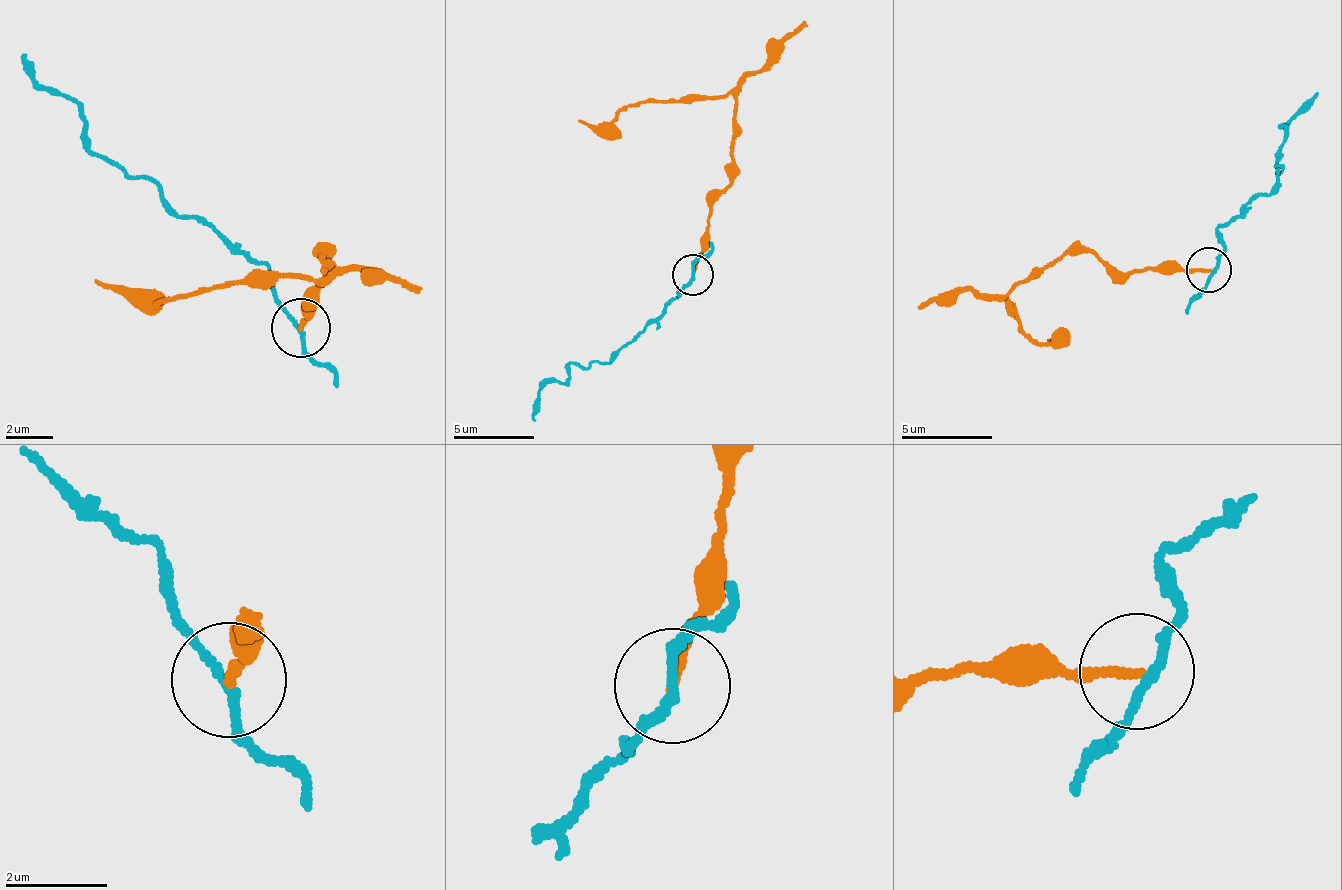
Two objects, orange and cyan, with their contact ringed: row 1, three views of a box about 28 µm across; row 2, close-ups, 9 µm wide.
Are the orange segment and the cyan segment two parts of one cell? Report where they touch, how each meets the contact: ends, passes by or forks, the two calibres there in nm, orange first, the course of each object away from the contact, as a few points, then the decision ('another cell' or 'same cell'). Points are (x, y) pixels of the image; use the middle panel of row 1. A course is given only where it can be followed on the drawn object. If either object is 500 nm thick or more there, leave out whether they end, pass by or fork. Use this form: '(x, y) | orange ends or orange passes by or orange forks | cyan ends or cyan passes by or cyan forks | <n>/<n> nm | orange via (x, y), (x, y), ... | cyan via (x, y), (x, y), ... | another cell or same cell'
(693, 275) | orange ends | cyan passes by | 180/160 nm | orange via (692, 276), (710, 196), (729, 185), (735, 99), (659, 100), (588, 125), (577, 121) | cyan via (691, 275), (677, 297), (613, 359), (571, 365), (568, 378), (544, 383), (534, 421) | another cell

